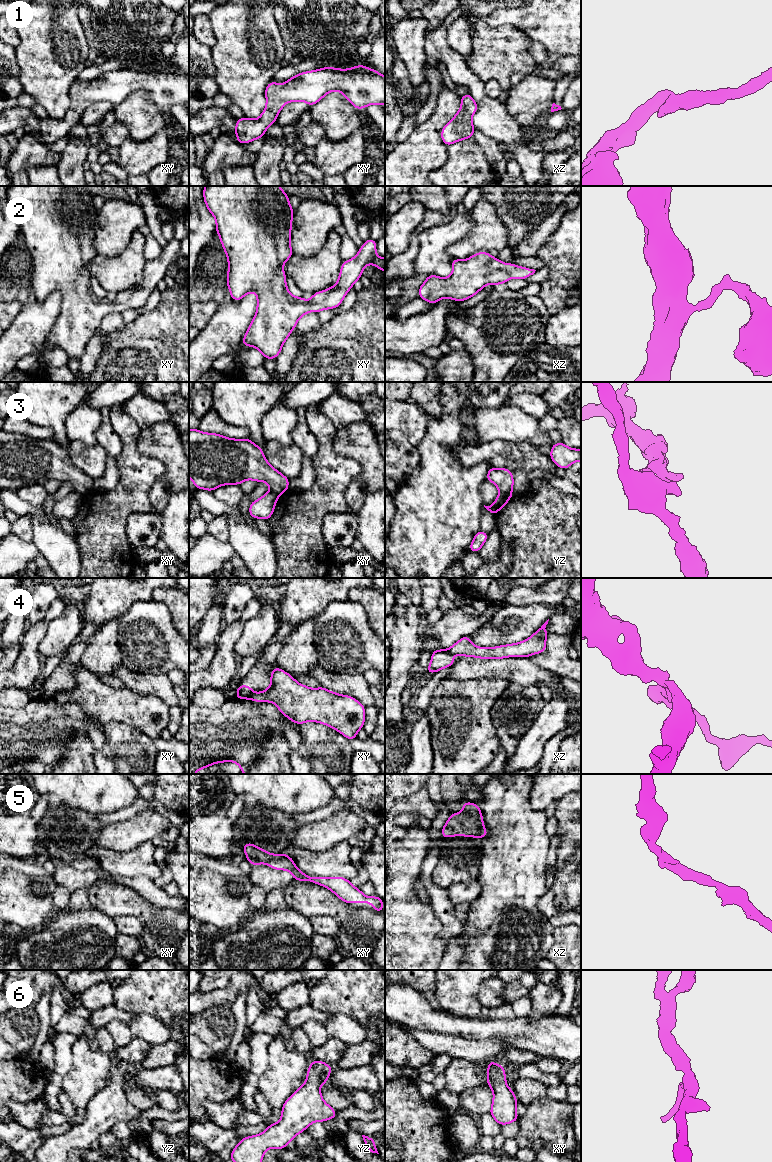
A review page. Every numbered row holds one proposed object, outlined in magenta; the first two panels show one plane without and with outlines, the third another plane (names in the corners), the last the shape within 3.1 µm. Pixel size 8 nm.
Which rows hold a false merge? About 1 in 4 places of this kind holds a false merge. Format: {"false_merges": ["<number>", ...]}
{"false_merges": ["3", "4"]}

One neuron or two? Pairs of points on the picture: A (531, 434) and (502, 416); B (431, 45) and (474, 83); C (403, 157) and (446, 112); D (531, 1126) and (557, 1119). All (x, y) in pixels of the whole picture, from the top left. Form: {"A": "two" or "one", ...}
{"A": "one", "B": "one", "C": "one", "D": "one"}

